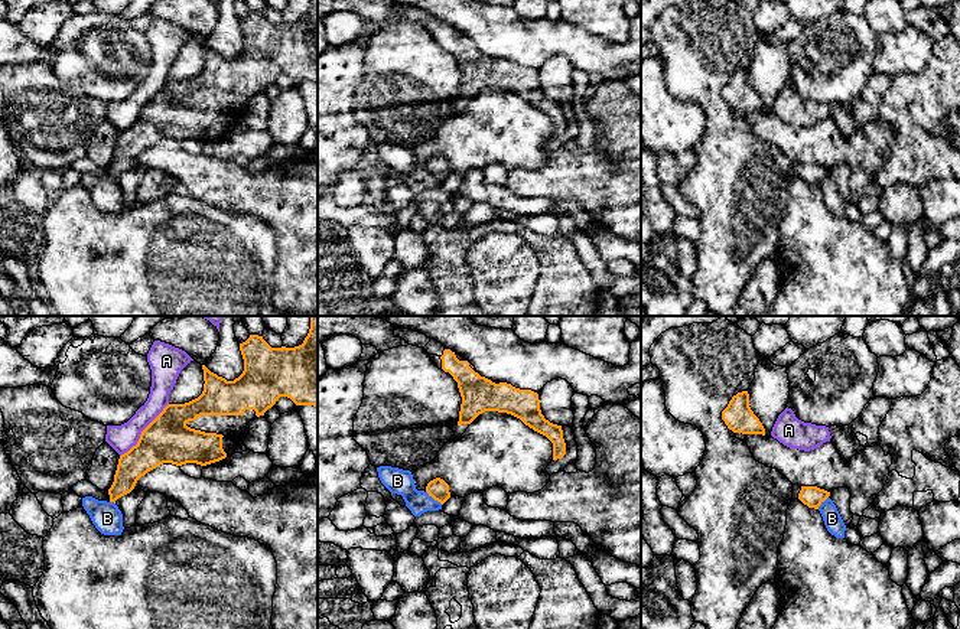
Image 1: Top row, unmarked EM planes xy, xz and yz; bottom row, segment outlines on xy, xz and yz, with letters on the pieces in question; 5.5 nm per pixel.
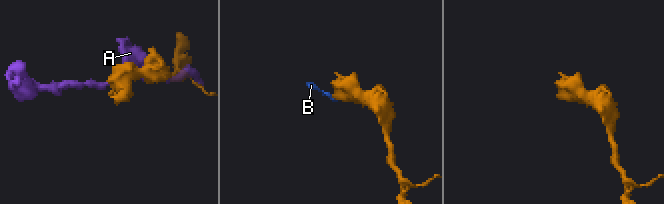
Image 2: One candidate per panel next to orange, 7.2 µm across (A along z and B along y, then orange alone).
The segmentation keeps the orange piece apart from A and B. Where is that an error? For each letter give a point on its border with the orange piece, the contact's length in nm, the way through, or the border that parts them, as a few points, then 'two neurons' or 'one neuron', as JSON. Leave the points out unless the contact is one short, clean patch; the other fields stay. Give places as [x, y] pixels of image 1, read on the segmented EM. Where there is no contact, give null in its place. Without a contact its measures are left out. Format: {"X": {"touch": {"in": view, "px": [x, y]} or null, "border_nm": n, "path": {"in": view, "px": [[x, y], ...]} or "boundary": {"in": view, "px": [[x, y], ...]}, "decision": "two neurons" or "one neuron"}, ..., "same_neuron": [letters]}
{"A": {"touch": {"in": "xy", "px": [142, 432]}, "border_nm": 400, "decision": "two neurons"}, "B": {"touch": {"in": "xz", "px": [435, 499]}, "border_nm": 120, "boundary": {"in": "xz", "px": [[426, 491], [442, 504]]}, "decision": "two neurons"}, "same_neuron": []}

